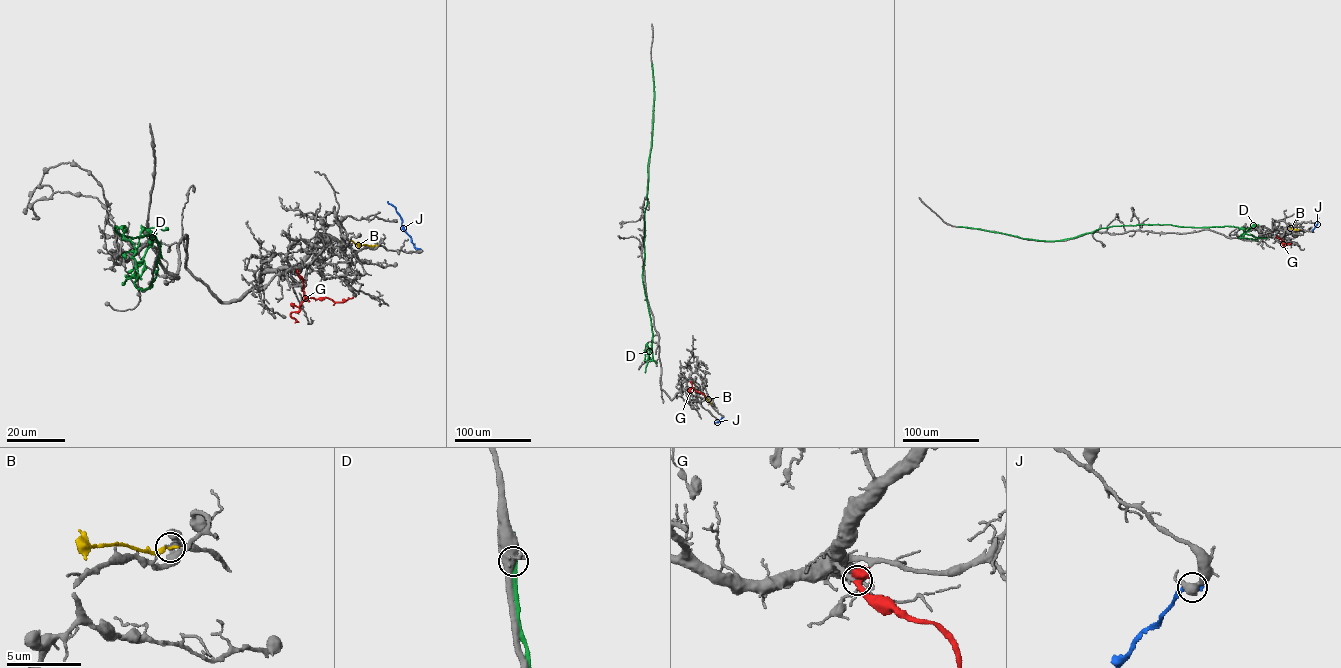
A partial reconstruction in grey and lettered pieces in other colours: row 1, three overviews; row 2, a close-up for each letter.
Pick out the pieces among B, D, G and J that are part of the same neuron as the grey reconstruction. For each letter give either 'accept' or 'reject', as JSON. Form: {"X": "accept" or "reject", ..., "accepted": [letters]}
{"B": "reject", "D": "reject", "G": "accept", "J": "reject", "accepted": ["G"]}

